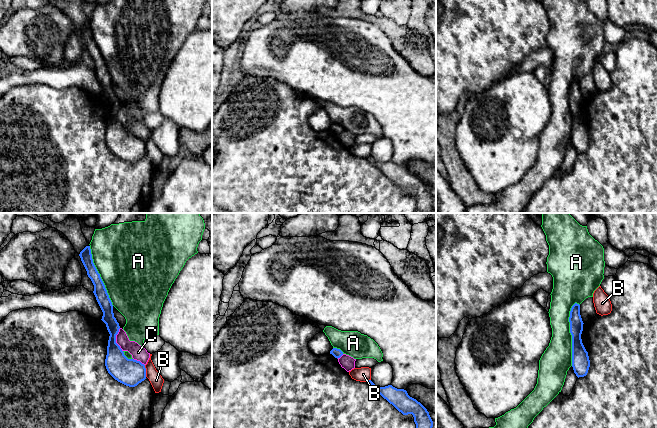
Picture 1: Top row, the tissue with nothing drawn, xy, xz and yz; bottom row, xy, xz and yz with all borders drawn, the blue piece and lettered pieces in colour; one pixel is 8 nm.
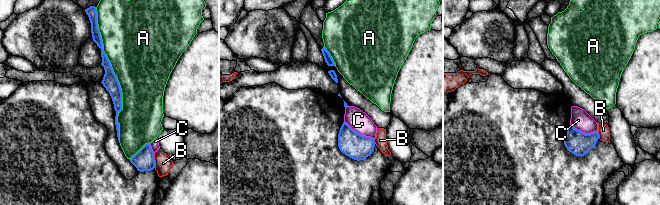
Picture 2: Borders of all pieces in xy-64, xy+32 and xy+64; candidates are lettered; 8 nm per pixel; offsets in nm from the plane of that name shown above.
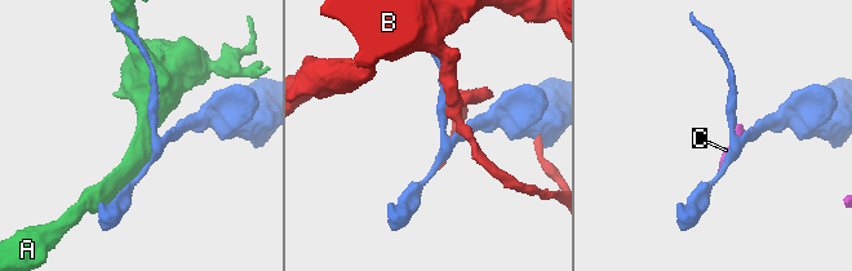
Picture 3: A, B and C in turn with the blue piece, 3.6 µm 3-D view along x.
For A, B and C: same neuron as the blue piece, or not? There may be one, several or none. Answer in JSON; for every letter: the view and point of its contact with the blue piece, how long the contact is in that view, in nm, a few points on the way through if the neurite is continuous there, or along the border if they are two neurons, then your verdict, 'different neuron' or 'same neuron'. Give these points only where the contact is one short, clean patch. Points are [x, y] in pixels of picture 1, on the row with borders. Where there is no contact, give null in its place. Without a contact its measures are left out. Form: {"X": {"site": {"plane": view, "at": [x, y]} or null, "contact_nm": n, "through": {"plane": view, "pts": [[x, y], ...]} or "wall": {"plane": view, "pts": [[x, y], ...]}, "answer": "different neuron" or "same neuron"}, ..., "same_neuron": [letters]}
{"A": {"site": {"plane": "yz", "at": [571, 334]}, "contact_nm": 500, "answer": "different neuron"}, "B": {"site": {"plane": "xy", "at": [145, 371]}, "contact_nm": 100, "answer": "different neuron"}, "C": {"site": {"plane": "xy", "at": [115, 340]}, "contact_nm": 190, "answer": "different neuron"}, "same_neuron": []}

